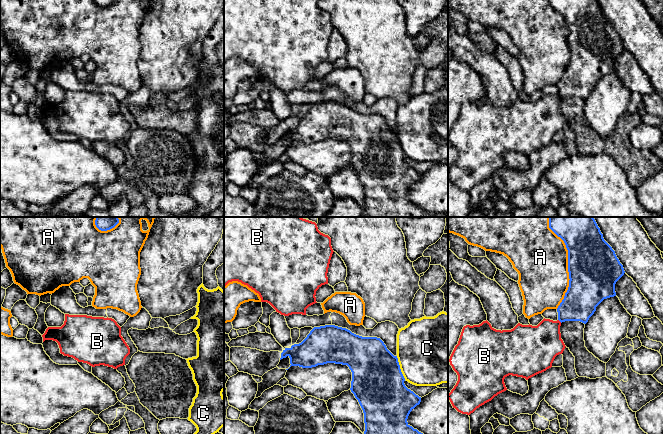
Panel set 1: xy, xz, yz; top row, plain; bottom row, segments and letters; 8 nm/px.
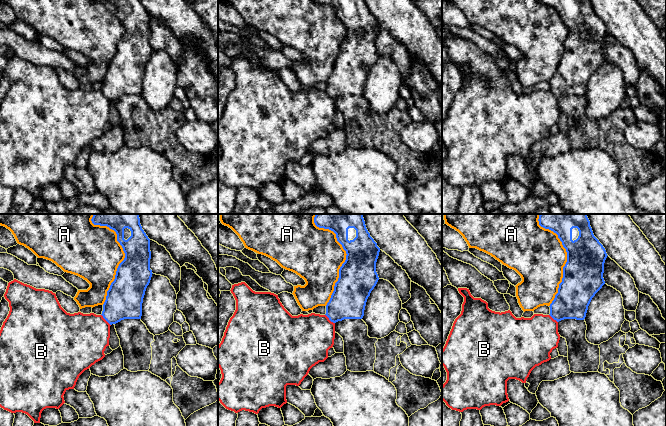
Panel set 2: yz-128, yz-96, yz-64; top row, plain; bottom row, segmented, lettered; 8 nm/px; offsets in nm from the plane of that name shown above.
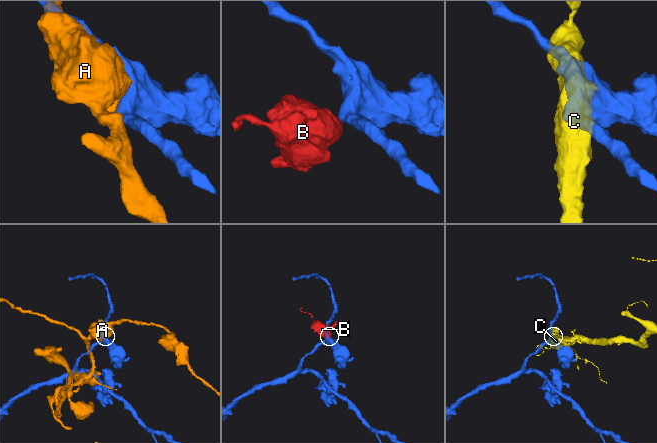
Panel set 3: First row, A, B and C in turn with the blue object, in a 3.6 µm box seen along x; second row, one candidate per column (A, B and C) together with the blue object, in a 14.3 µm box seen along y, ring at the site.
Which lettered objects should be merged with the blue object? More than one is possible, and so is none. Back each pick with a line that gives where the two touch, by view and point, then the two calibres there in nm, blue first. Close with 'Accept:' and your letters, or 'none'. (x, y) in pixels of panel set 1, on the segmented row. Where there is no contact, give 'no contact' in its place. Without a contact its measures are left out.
Accept: none

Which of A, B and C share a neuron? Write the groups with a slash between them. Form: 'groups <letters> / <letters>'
groups A / B / C

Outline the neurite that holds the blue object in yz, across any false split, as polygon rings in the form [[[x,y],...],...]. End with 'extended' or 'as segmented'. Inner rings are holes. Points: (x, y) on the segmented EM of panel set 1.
[[[549,217],[549,228],[560,237],[568,250],[569,287],[557,308],[558,320],[586,324],[604,300],[616,296],[615,284],[624,275],[615,251],[604,240],[593,217]]] | as segmented

